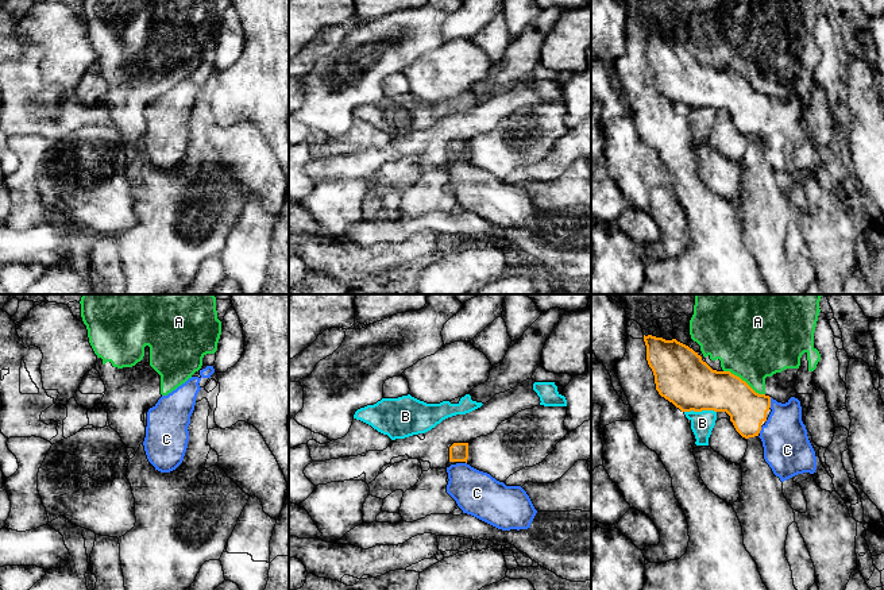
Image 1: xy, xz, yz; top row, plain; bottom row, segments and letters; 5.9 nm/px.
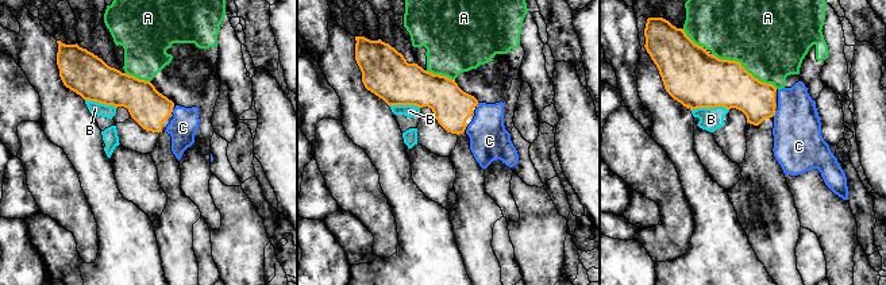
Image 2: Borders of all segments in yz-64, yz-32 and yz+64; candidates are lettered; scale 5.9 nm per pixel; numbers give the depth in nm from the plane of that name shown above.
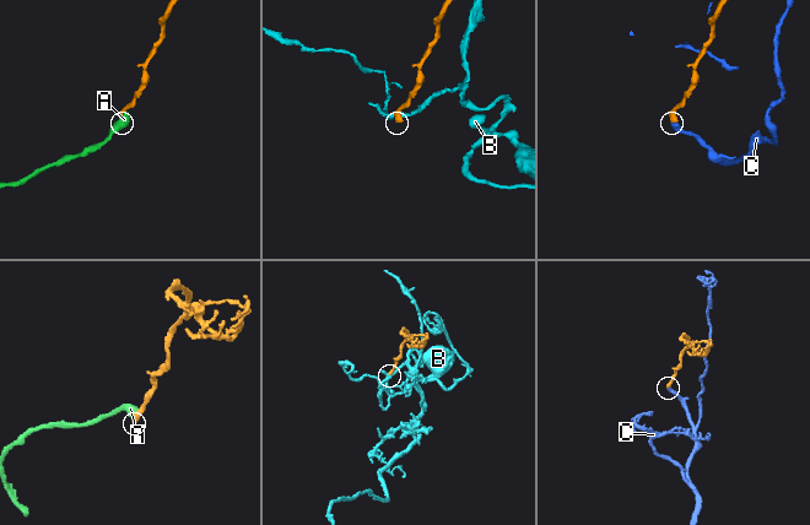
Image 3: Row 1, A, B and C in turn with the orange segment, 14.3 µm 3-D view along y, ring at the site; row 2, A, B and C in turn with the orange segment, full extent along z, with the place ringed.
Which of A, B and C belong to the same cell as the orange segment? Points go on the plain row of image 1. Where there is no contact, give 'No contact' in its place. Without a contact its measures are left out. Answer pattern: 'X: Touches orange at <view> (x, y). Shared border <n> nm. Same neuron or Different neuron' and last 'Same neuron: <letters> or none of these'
A: Touches orange at yz (744, 78). Shared border 280 nm. Different neuron
B: Touches orange at yz (699, 108). Shared border 190 nm. Different neuron
C: Touches orange at yz (769, 100). Shared border 60 nm. Same neuron
Same neuron: C

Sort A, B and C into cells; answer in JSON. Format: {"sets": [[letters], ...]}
{"sets": [["A"], ["B"], ["C"]]}

